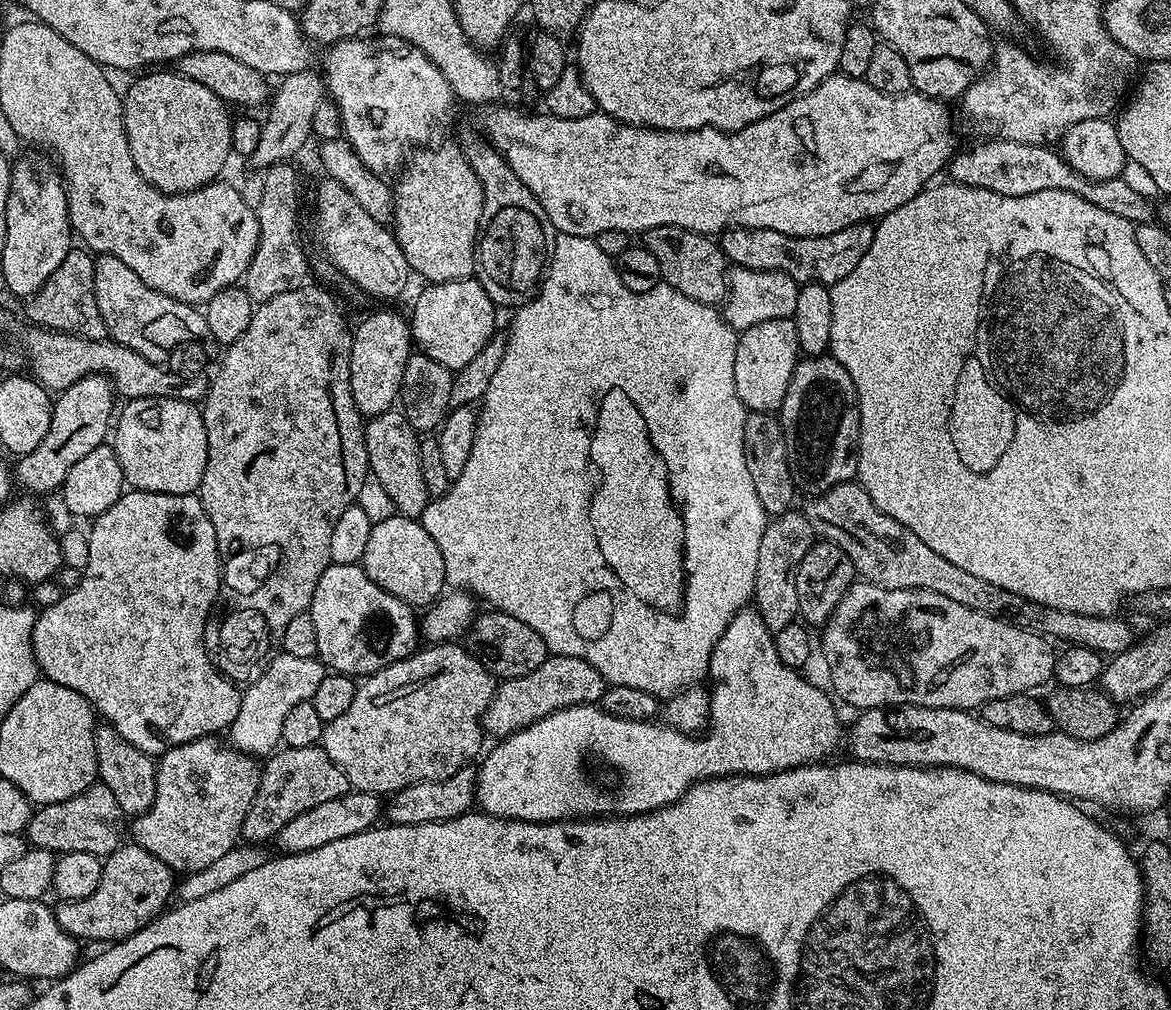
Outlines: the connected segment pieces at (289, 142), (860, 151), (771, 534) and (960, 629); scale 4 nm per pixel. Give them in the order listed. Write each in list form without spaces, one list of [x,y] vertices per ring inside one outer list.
[[[305,70],[283,77],[277,84],[277,90],[271,95],[267,110],[268,117],[263,117],[258,138],[258,150],[250,157],[253,169],[263,170],[291,161],[294,155],[306,142],[311,139],[314,118],[314,106],[325,99],[326,85],[319,71]]]
[[[833,74],[825,78],[814,90],[810,90],[806,94],[802,94],[794,102],[790,102],[786,106],[782,106],[774,114],[770,114],[766,118],[762,118],[753,124],[747,124],[742,130],[737,132],[723,132],[717,128],[695,128],[689,132],[663,132],[657,128],[639,128],[633,124],[624,124],[620,120],[615,120],[612,116],[605,116],[603,112],[597,110],[586,118],[558,118],[557,116],[549,116],[541,114],[541,116],[531,116],[528,112],[523,112],[520,108],[500,108],[501,106],[492,106],[487,109],[488,112],[484,116],[484,128],[487,139],[497,148],[498,151],[506,158],[506,162],[510,166],[510,170],[514,170],[514,174],[518,174],[518,178],[522,178],[522,182],[526,186],[526,190],[530,190],[530,194],[534,194],[534,198],[538,198],[538,202],[542,206],[542,210],[546,210],[546,218],[550,218],[552,227],[560,234],[574,234],[575,236],[596,237],[602,230],[622,230],[629,234],[643,234],[649,228],[654,226],[682,226],[691,232],[703,232],[705,234],[720,234],[725,230],[734,228],[769,228],[770,230],[778,230],[782,234],[790,234],[791,236],[821,236],[822,234],[834,234],[834,230],[846,230],[846,226],[854,226],[855,224],[863,224],[865,222],[875,221],[877,218],[890,214],[890,210],[898,210],[898,206],[902,206],[906,202],[910,202],[910,198],[914,198],[920,192],[924,191],[926,185],[933,178],[945,171],[946,165],[952,159],[957,151],[956,136],[952,133],[952,116],[948,113],[949,105],[943,100],[935,100],[932,96],[924,96],[921,92],[910,91],[903,92],[900,96],[891,96],[885,92],[874,90],[874,86],[870,86],[865,79],[858,77],[848,77],[843,74]]]
[[[789,510],[780,516],[771,517],[762,534],[762,543],[758,545],[754,608],[773,634],[782,630],[782,626],[790,626],[800,616],[796,575],[798,566],[802,558],[806,558],[806,550],[810,550],[812,543],[812,524],[800,510]]]
[[[853,582],[846,590],[842,602],[833,610],[832,617],[828,623],[823,625],[824,637],[819,637],[818,648],[824,651],[824,660],[828,663],[828,676],[832,679],[831,691],[837,697],[841,696],[848,704],[853,704],[856,710],[865,708],[886,708],[897,704],[917,704],[918,706],[930,706],[931,708],[963,708],[965,710],[979,709],[986,702],[1015,696],[1017,694],[1028,694],[1039,684],[1053,679],[1056,671],[1056,652],[1053,645],[1043,636],[1037,636],[1034,632],[1024,632],[1018,626],[1007,624],[1005,620],[996,620],[986,614],[978,614],[978,610],[969,610],[954,602],[954,598],[946,598],[946,594],[934,594],[930,590],[918,590],[907,588],[906,590],[890,590],[877,584],[867,582]]]

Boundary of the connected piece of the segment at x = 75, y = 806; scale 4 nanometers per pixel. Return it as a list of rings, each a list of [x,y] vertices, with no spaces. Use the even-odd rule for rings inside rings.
[[[97,782],[86,786],[82,794],[66,798],[66,802],[39,805],[28,823],[26,839],[31,847],[45,848],[57,854],[81,852],[103,858],[120,847],[123,832],[125,835],[126,817],[123,810],[114,799],[110,786]]]

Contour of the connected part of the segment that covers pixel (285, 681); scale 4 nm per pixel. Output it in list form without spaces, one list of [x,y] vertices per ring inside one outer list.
[[[285,652],[273,655],[261,676],[243,689],[238,718],[234,718],[226,732],[231,747],[257,758],[277,751],[282,744],[282,722],[286,722],[286,714],[290,714],[298,702],[312,699],[325,674],[326,669],[317,658],[294,658],[294,654]]]

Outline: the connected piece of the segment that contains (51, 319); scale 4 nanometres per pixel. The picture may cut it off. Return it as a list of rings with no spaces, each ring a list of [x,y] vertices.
[[[73,246],[62,258],[62,266],[46,278],[46,282],[33,296],[27,297],[24,312],[33,325],[52,328],[55,332],[75,332],[88,340],[102,340],[108,336],[106,326],[98,314],[98,298],[94,298],[95,259],[83,247]]]

